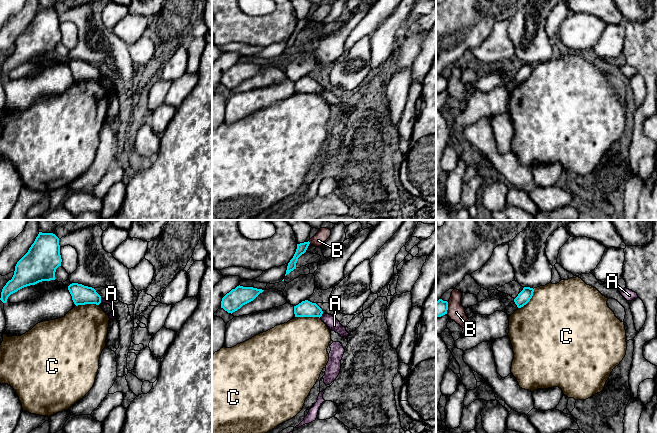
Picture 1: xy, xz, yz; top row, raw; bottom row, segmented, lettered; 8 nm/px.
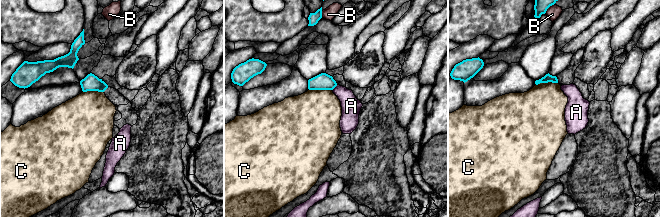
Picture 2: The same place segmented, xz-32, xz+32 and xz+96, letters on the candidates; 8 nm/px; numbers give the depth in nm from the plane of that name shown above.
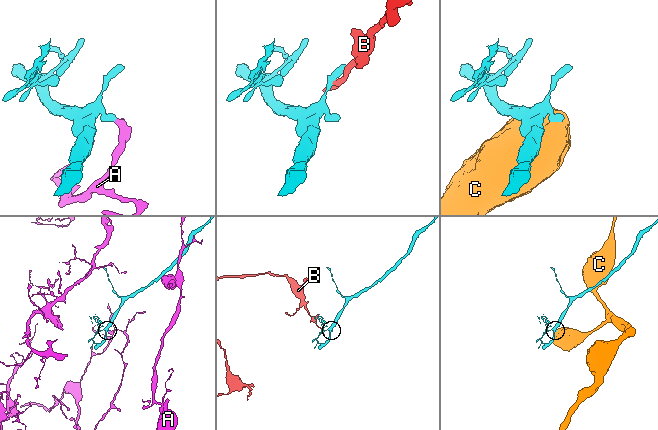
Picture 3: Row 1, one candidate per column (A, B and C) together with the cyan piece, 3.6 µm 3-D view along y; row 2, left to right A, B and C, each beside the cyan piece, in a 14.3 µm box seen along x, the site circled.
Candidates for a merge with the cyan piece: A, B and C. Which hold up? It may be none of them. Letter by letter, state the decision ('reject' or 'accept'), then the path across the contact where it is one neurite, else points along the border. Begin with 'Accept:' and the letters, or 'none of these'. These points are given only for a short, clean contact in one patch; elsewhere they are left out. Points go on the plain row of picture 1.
Accept: none of these
A: reject; border xy (100, 74), (101, 78)
B: reject; border xz (308, 17), (310, 19)
C: reject; border xz (295, 92), (317, 92), (319, 94)

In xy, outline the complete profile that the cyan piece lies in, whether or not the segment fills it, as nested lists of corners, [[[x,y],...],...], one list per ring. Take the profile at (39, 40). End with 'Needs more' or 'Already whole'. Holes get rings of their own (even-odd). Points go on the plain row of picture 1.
[[[39,8],[28,28],[17,38],[12,55],[2,65],[0,76],[6,79],[11,70],[24,63],[55,56],[61,38],[59,14],[53,9]]]. Already whole

